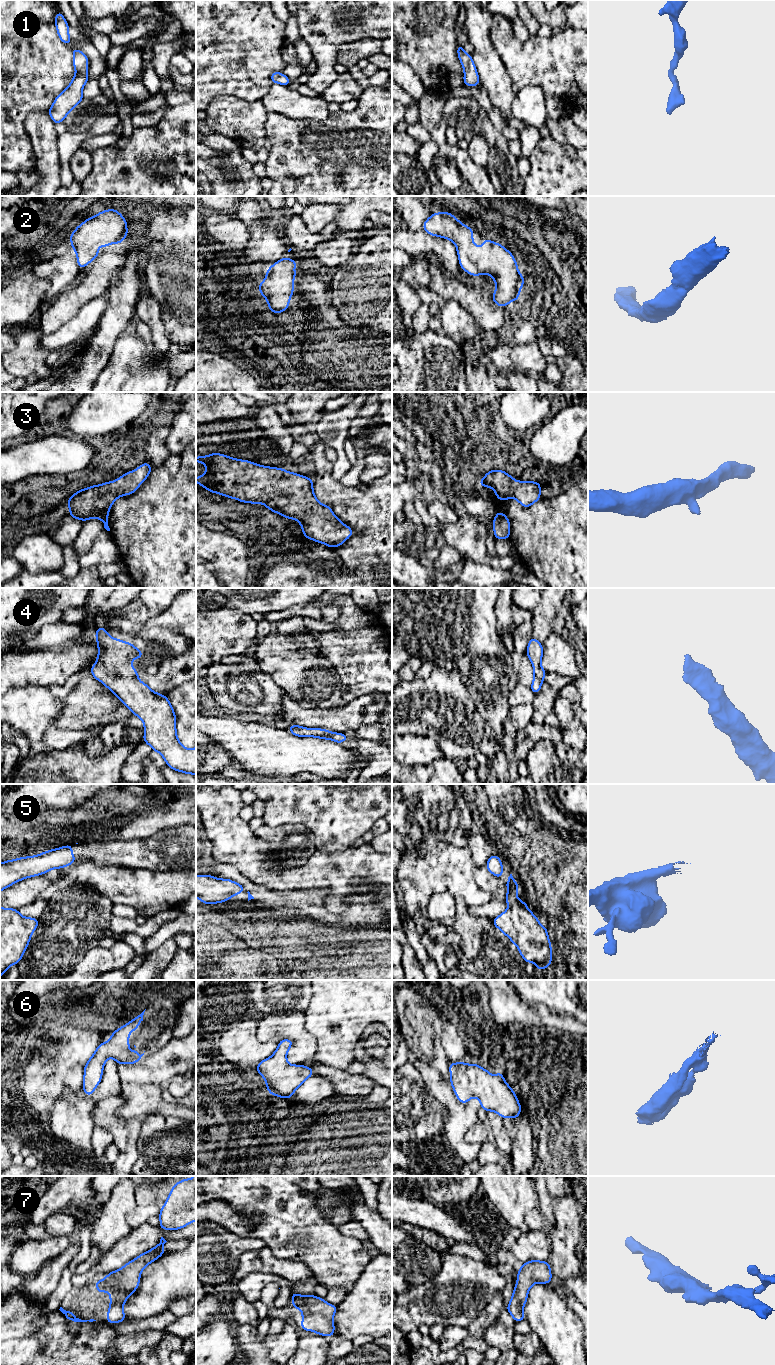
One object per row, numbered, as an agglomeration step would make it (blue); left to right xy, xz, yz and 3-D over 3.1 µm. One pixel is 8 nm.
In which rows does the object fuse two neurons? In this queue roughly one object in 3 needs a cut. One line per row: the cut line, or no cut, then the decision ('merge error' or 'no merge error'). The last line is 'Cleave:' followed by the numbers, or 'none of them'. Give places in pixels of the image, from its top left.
1: no cut | no merge error
2: no cut | no merge error
3: no cut | no merge error
4: no cut | no merge error
5: no cut | no merge error
6: no cut | no merge error
7: no cut | no merge error
Cleave: none of them

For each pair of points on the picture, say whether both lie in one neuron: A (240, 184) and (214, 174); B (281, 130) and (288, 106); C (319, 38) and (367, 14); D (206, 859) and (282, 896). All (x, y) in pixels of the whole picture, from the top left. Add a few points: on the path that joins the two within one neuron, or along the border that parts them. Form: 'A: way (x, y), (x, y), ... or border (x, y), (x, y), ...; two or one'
A: way (234, 184), (227, 183), (220, 177); one
B: border (268, 112), (278, 112), (291, 118); two
C: way (331, 29), (334, 26), (355, 24); one
D: way (225, 871), (231, 872), (263, 896); one

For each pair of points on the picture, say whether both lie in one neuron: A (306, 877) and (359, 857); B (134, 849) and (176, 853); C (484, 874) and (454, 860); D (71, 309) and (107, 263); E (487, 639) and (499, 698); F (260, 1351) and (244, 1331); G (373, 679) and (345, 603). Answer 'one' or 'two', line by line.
A: one
B: one
C: two
D: one
E: one
F: one
G: one

